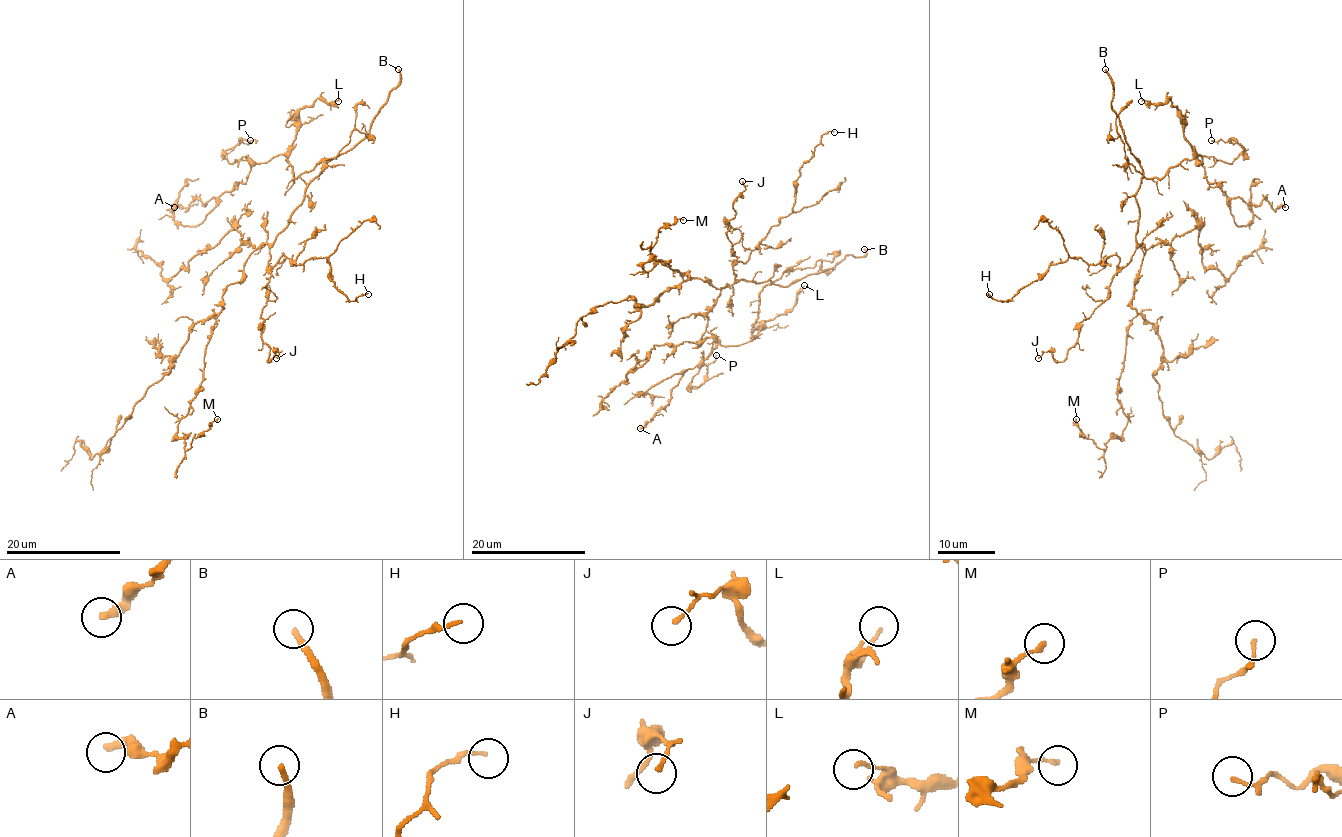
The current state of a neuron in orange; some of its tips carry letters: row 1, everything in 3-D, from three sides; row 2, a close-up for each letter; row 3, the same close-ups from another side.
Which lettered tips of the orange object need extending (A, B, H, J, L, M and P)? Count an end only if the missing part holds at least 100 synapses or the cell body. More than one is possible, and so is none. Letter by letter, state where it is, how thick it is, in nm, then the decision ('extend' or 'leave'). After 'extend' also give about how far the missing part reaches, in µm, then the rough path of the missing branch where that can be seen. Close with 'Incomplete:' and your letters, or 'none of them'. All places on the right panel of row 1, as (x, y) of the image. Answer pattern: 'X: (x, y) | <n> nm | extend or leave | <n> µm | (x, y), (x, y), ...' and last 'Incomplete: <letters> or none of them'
A: (1285, 207) | 320 nm | leave
B: (1105, 69) | 200 nm | extend | 35 µm | (1105, 69), (1095, 43), (1085, 43), (1072, 64), (1042, 61), (1027, 49), (1022, 42), (1022, 35), (1003, 16)
H: (989, 294) | 110 nm | leave
J: (1038, 358) | 120 nm | leave
L: (1141, 101) | 130 nm | leave
M: (1076, 419) | 150 nm | leave
P: (1211, 140) | 120 nm | leave
Incomplete: B

